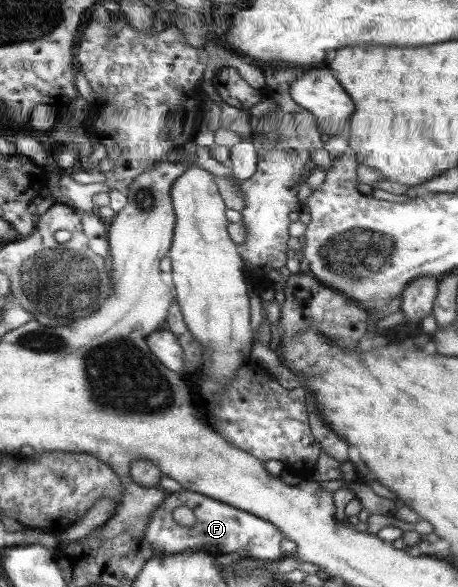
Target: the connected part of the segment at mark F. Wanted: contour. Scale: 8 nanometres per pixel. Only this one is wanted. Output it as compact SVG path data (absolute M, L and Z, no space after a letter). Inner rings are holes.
M184 488L179 492L167 493L159 506L152 510L144 530L144 539L151 544L157 555L204 550L218 558L220 554L245 549L251 553L250 558L268 563L286 554L280 547L283 538L282 532L268 520ZM179 506L187 506L193 511L196 518L193 526L181 526L175 522L172 512Z

